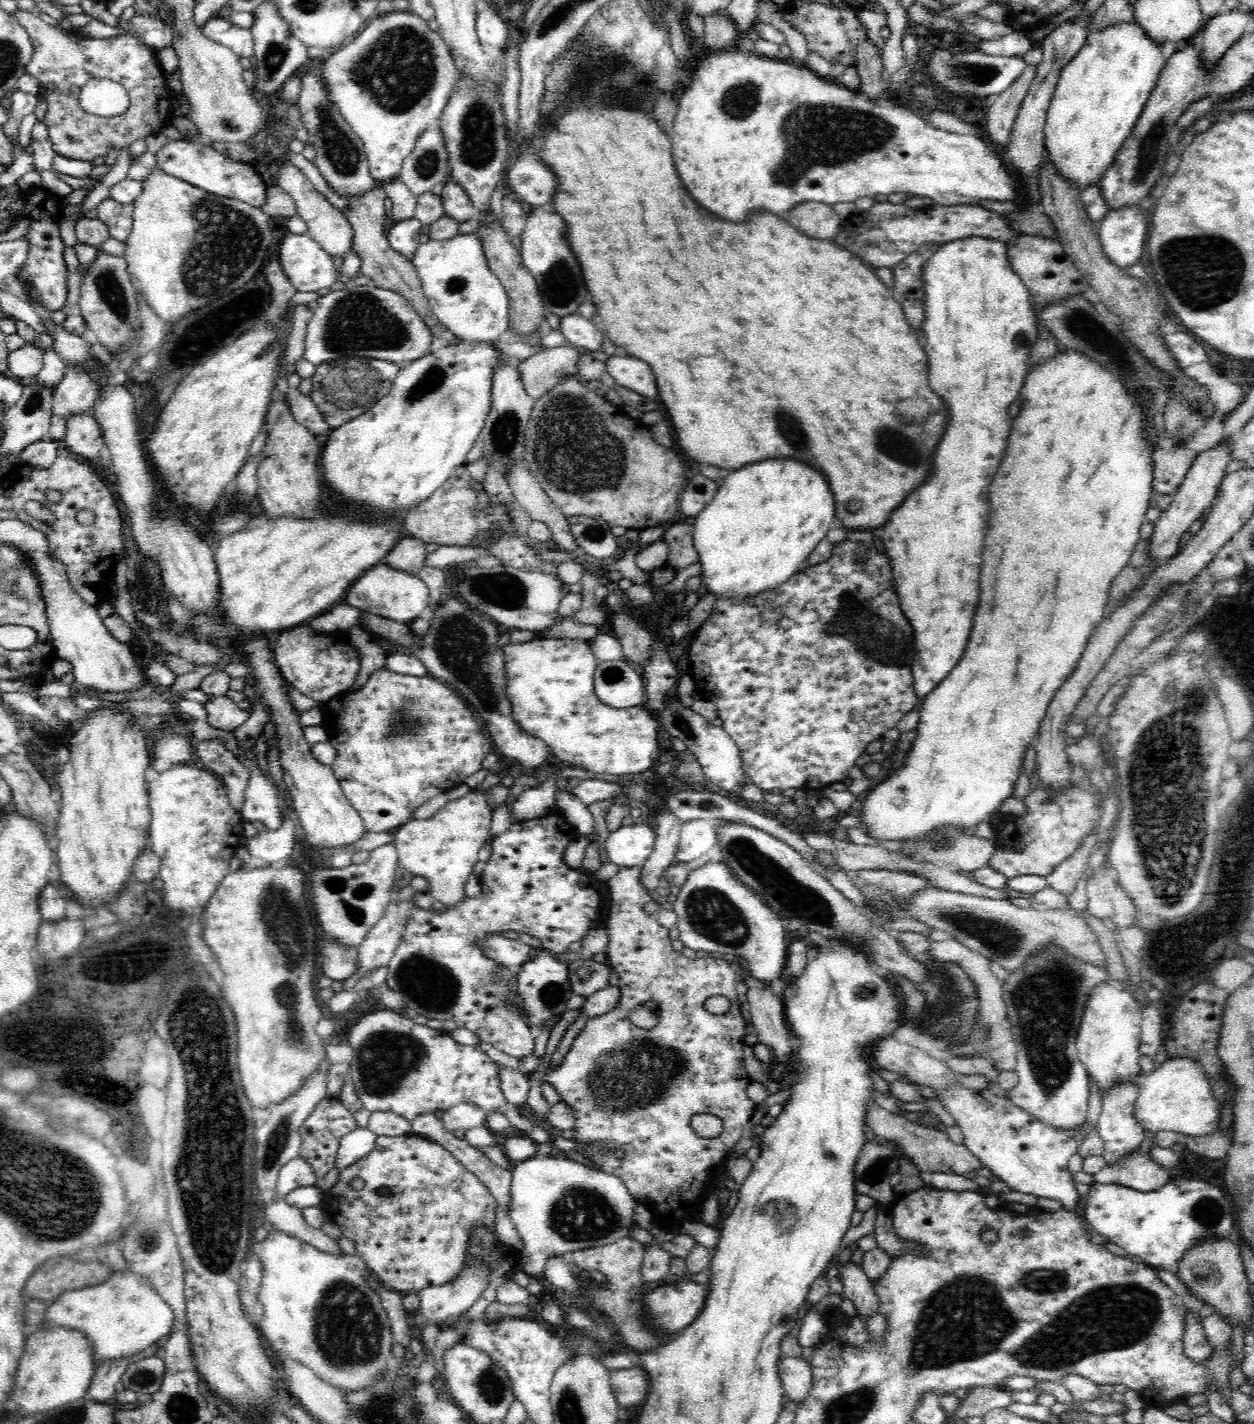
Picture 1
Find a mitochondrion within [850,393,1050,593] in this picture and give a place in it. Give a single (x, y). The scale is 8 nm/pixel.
(897, 445)

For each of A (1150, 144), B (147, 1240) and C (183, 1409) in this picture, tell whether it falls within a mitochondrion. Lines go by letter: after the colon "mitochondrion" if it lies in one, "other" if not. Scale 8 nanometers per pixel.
A: mitochondrion
B: mitochondrion
C: mitochondrion

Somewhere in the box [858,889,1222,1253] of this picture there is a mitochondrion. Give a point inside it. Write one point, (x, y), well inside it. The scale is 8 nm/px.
(1045, 999)

